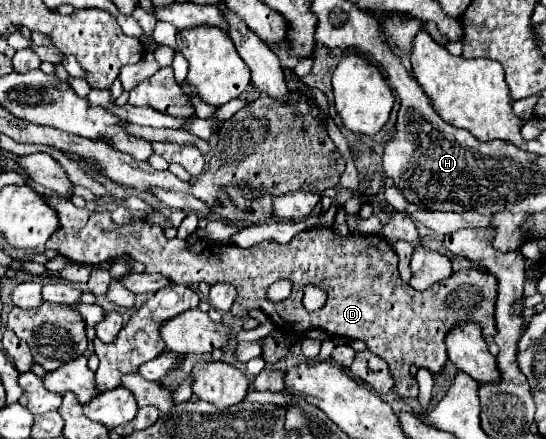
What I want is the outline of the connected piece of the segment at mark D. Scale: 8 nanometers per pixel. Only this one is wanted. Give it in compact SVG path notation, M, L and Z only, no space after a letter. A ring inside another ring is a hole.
M48 196L42 198L56 210L60 228L48 238L46 248L56 250L76 264L98 266L112 262L120 256L130 256L146 266L146 272L158 272L176 284L216 284L228 282L238 290L232 304L232 316L248 316L250 310L264 310L286 336L302 334L310 328L326 330L330 336L362 340L368 350L386 360L394 376L394 390L404 398L416 398L416 378L410 374L410 364L440 374L448 362L446 334L464 322L482 326L484 336L494 336L494 302L496 278L484 270L468 268L454 272L450 278L432 284L428 290L414 290L398 276L398 256L384 236L348 234L336 236L330 228L318 226L298 232L288 244L260 242L252 248L234 244L216 244L200 238L188 246L184 240L168 240L164 230L148 220L136 218L128 226L112 222L110 212L88 212L76 208L68 198ZM286 278L292 282L292 294L284 302L268 302L266 290L272 282ZM314 284L322 288L328 298L320 312L308 312L302 306L304 288Z

